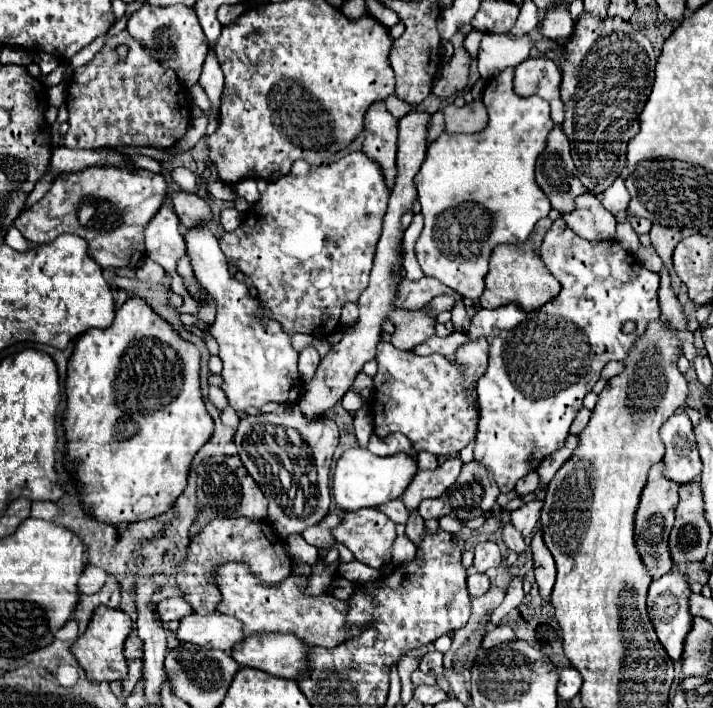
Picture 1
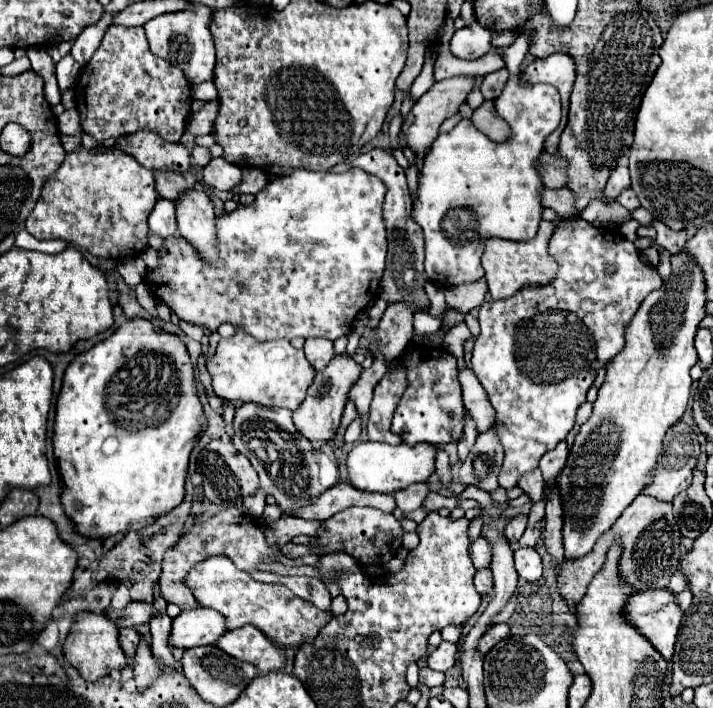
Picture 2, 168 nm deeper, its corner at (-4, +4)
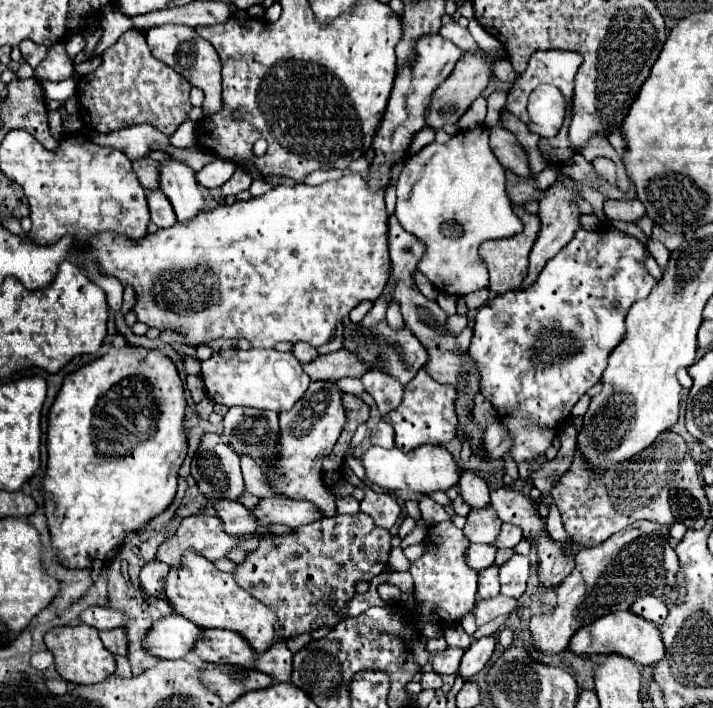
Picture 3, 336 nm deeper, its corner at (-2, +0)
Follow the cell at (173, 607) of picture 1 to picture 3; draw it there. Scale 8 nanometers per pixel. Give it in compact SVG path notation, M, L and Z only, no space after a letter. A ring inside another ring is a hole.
M90 606L80 614L80 622L94 626L96 630L110 630L126 626L126 614L120 610L110 610L108 606Z

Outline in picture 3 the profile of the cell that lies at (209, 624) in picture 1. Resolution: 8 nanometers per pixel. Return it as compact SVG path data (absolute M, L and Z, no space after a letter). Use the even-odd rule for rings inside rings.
M170 614L156 620L144 638L144 648L160 658L184 658L200 638L202 628L182 618L180 614Z

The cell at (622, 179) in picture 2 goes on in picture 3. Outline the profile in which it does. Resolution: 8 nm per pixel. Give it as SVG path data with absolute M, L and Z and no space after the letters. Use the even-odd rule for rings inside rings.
M596 158L592 164L596 168L596 174L602 180L606 180L612 186L616 186L616 164L612 160L608 160L608 158Z

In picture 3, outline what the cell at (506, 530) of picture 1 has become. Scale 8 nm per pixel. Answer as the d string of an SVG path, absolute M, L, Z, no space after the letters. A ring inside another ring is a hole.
M514 554L506 564L500 566L500 586L504 596L520 598L526 590L530 576L530 560L528 556Z

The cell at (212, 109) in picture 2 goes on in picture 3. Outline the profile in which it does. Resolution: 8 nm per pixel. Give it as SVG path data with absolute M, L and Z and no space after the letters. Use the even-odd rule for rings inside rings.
M162 24L154 26L146 32L146 40L150 46L150 52L154 58L162 60L164 64L172 66L178 74L182 74L186 80L192 82L192 86L200 88L206 94L206 102L202 104L204 118L218 114L222 110L222 96L220 96L220 58L214 50L214 46L198 36L198 32L190 26L182 24Z

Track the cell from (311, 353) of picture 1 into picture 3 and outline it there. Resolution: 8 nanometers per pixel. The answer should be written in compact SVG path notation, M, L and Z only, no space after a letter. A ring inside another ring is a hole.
M298 342L298 344L294 344L294 348L292 348L292 354L304 364L304 362L312 362L314 358L318 358L320 354L318 354L318 350L314 348L314 346L310 346L310 344L304 344L304 342Z

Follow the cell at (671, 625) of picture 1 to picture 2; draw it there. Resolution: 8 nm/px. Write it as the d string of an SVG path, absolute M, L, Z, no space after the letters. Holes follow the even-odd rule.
M646 590L646 592L636 592L628 598L628 602L624 604L624 618L640 632L644 634L644 638L656 646L656 652L662 654L664 660L670 660L674 654L674 642L676 642L676 634L682 622L682 610L680 606L674 602L674 594L668 590Z

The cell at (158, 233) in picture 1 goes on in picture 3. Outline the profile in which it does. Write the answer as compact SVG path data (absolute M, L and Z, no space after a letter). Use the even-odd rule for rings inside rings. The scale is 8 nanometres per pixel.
M160 190L146 192L146 194L148 194L148 206L150 206L152 222L158 228L170 228L170 226L174 226L176 224L176 216L174 216L174 210L170 206L170 200Z

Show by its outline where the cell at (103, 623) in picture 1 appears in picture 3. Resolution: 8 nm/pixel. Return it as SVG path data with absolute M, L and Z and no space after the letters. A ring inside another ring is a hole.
M84 624L56 626L44 636L44 642L46 642L48 650L54 654L58 674L68 682L74 682L74 684L98 684L98 682L106 680L108 676L112 676L114 670L116 670L114 656L102 646L98 630L94 630L92 626L84 626Z

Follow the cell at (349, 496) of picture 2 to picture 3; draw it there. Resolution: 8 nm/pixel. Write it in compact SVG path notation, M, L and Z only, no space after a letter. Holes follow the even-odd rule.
M272 496L266 500L260 500L258 508L252 510L252 514L260 522L268 524L284 524L288 528L298 528L316 520L322 520L324 514L318 514L318 506L314 502L306 500L294 500L286 496Z

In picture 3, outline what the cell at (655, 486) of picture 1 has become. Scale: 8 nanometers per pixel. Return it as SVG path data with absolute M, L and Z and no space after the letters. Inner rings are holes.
M650 520L630 524L596 548L574 550L572 558L574 570L558 586L554 586L558 596L556 610L532 616L530 620L534 646L550 654L564 650L576 630L608 612L628 610L638 598L648 594L666 598L680 570L676 552L670 546L670 528Z

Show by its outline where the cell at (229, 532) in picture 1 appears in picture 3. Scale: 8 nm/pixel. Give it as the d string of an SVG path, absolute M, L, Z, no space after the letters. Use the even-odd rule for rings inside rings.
M196 514L184 518L176 534L162 542L156 558L170 568L178 568L184 552L192 550L196 554L202 554L210 562L216 562L220 558L228 558L228 552L244 542L246 538L242 536L226 534L222 520L218 520L216 516Z

